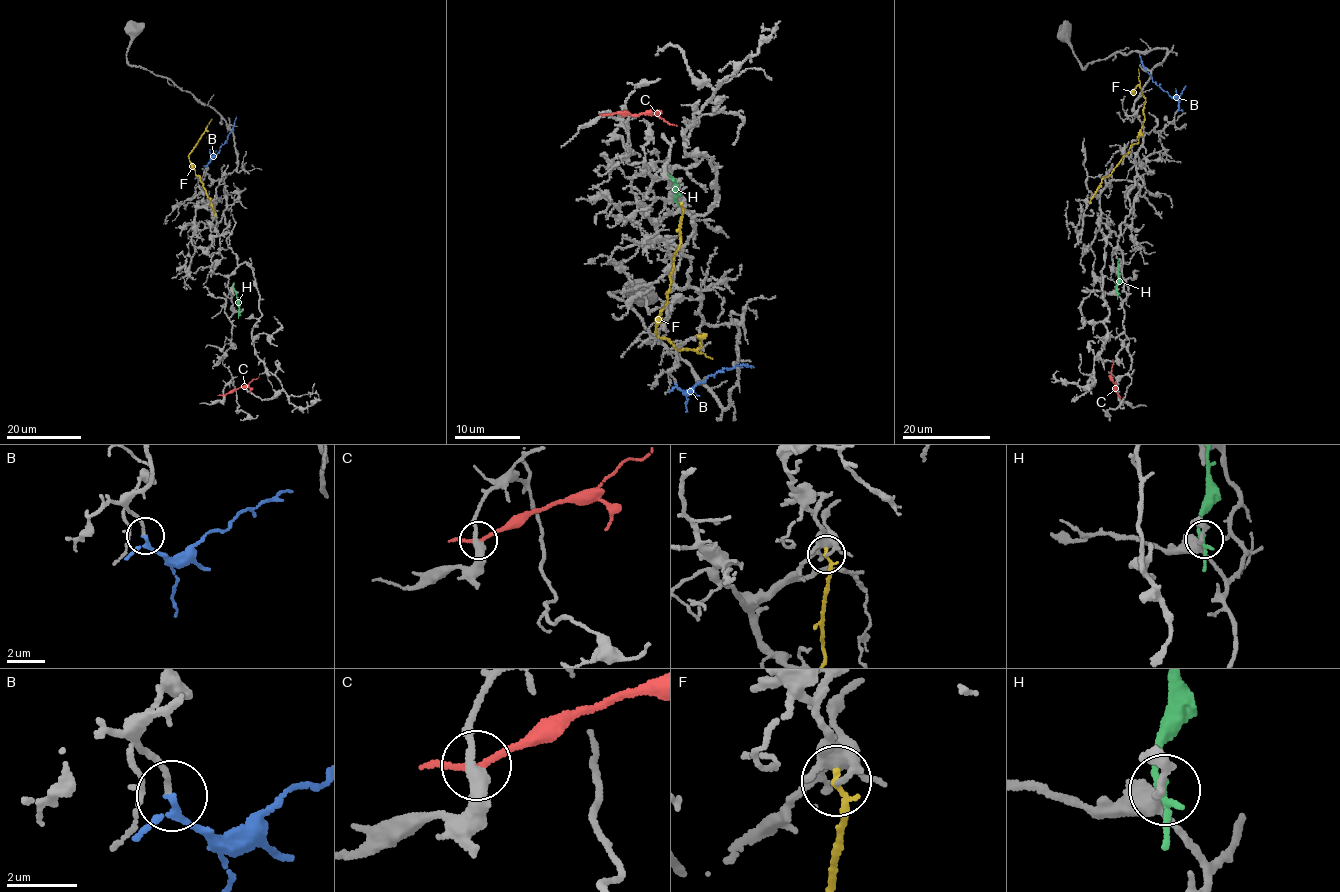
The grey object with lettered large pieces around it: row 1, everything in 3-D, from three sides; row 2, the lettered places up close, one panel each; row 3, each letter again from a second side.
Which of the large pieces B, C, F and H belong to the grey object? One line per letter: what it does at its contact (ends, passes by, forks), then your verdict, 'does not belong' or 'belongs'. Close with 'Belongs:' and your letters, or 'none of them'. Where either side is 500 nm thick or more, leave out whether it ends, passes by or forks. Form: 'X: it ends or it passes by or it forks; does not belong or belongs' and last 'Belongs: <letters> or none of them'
B: it passes by; belongs
C: it passes by; does not belong
F: it ends; does not belong
H: it passes by; does not belong
Belongs: B

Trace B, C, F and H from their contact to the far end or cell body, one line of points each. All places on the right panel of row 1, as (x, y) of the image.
B: (1177, 110), (1178, 100), (1152, 81), (1139, 54)
C: (1119, 395), (1110, 376), (1112, 359)
F: (1090, 202), (1103, 178), (1129, 153), (1130, 145), (1138, 142), (1146, 99), (1138, 69)
H: (1117, 291), (1119, 258)

